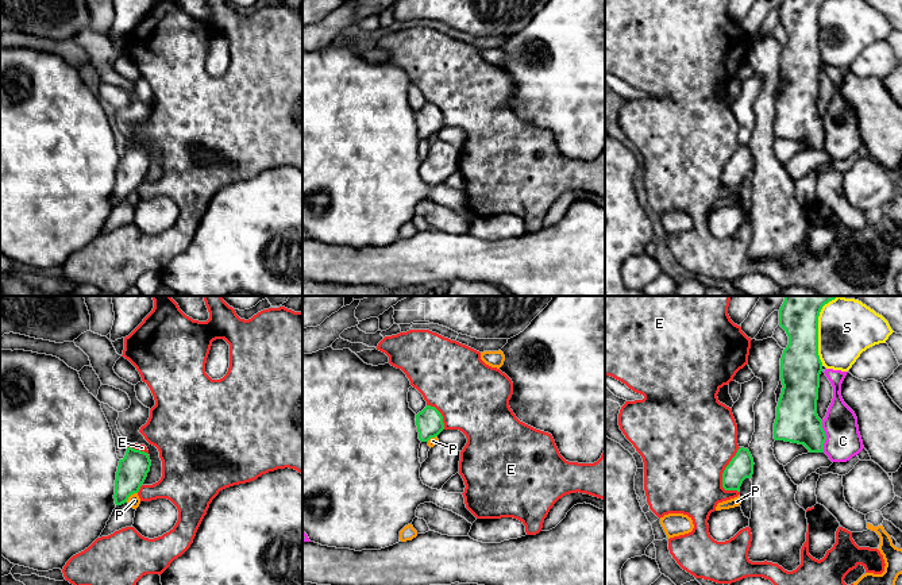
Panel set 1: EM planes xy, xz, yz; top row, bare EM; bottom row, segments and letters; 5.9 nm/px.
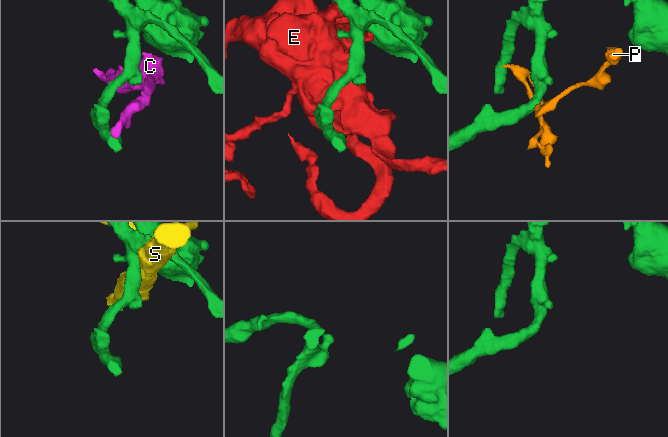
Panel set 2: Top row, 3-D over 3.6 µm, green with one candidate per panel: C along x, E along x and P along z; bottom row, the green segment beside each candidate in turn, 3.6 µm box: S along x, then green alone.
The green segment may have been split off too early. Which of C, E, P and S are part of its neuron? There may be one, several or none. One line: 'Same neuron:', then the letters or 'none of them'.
Same neuron: none of them

